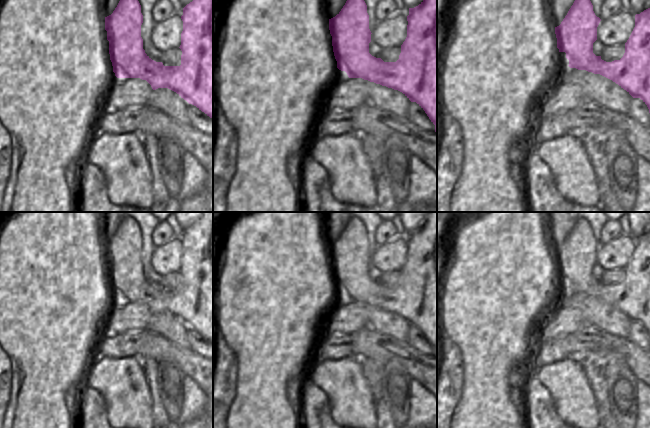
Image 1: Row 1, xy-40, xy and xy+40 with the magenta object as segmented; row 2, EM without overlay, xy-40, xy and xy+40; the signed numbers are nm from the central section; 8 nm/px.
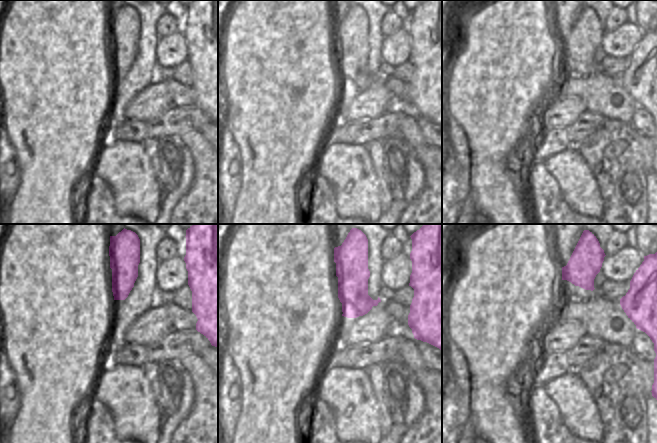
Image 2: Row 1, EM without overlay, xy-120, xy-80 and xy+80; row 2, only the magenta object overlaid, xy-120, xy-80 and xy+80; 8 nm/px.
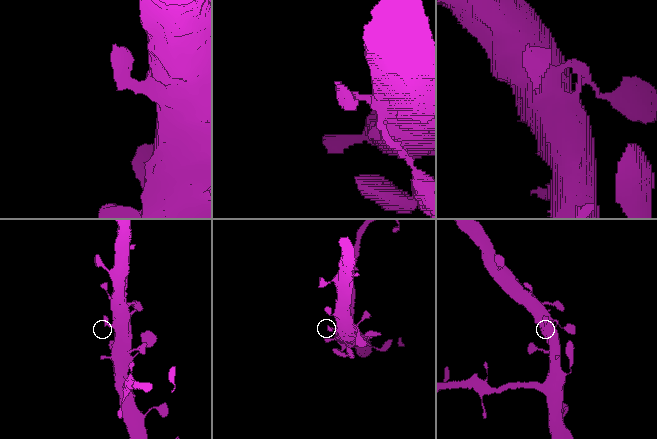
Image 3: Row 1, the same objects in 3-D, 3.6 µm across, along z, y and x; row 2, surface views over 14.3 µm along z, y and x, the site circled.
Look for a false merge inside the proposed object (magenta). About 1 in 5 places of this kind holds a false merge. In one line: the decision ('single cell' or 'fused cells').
single cell

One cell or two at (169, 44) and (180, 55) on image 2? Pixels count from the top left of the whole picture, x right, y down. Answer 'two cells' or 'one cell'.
one cell

